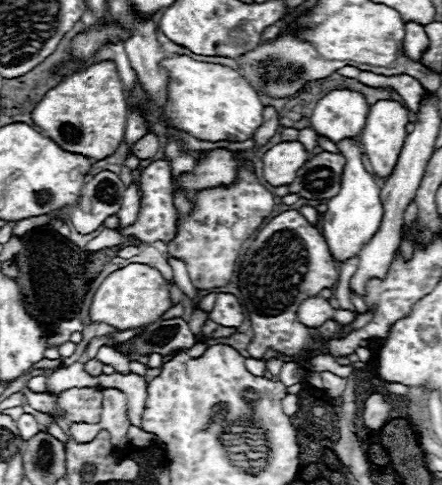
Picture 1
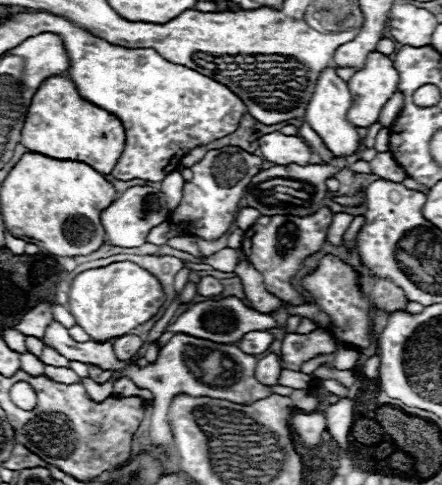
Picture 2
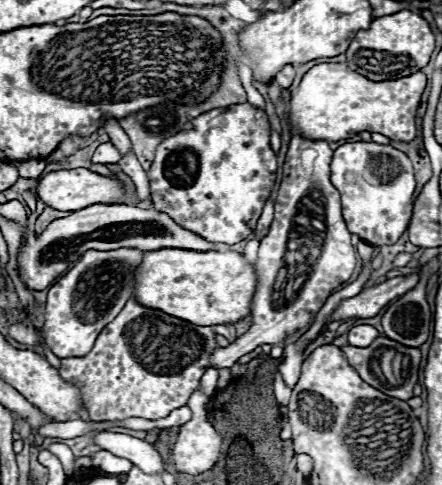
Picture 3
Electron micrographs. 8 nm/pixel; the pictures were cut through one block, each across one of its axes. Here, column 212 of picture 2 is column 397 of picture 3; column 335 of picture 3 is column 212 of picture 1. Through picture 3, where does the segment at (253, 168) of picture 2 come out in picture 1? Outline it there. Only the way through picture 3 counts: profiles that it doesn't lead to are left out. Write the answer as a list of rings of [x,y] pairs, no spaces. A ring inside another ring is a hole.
[[[216,148],[210,156],[198,164],[196,176],[182,176],[180,182],[184,188],[208,188],[218,184],[230,184],[236,178],[236,162],[232,160],[232,152],[224,148]]]

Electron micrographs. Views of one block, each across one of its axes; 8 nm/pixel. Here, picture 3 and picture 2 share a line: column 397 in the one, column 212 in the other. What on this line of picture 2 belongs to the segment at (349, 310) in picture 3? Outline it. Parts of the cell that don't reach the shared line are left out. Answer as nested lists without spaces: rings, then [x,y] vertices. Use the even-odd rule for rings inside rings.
[[[206,276],[206,278],[202,278],[202,280],[198,282],[198,288],[196,288],[196,290],[198,290],[200,296],[216,298],[216,296],[222,294],[224,286],[220,284],[220,280],[216,280],[216,278],[212,278],[212,276]]]

